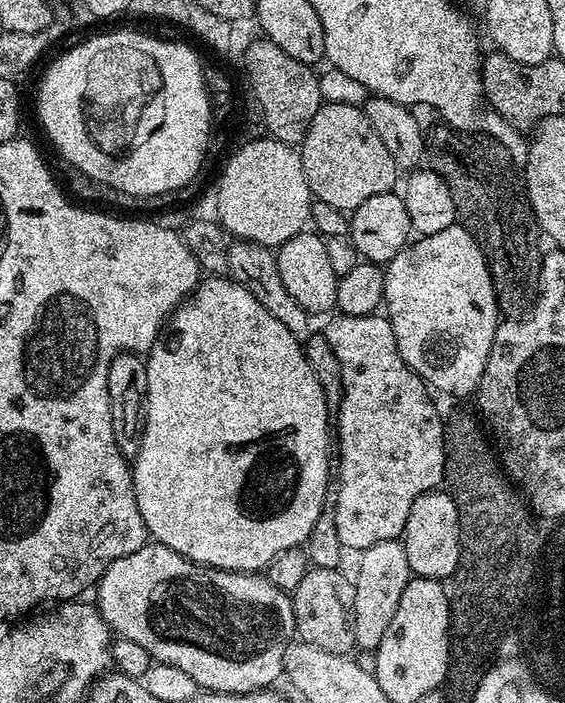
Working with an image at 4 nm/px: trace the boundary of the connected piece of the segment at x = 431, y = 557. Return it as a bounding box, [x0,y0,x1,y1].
[402,490,460,582]

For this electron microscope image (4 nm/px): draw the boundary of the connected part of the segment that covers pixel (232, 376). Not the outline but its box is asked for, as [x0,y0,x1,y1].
[131,276,330,572]

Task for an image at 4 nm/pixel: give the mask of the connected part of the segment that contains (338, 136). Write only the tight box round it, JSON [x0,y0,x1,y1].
[298,103,397,214]

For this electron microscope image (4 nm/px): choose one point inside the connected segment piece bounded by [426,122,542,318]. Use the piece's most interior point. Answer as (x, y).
(491, 204)

